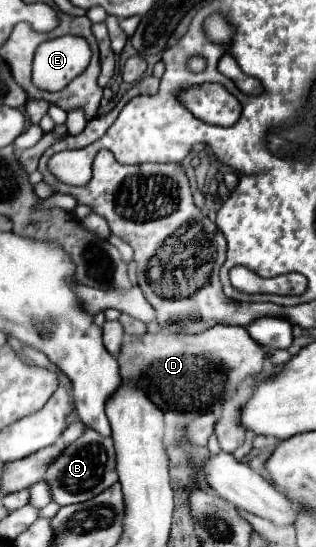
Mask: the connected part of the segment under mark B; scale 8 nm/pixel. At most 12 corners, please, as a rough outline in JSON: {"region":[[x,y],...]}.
{"region":[[90,428],[44,472],[60,506],[110,488],[112,438]]}

